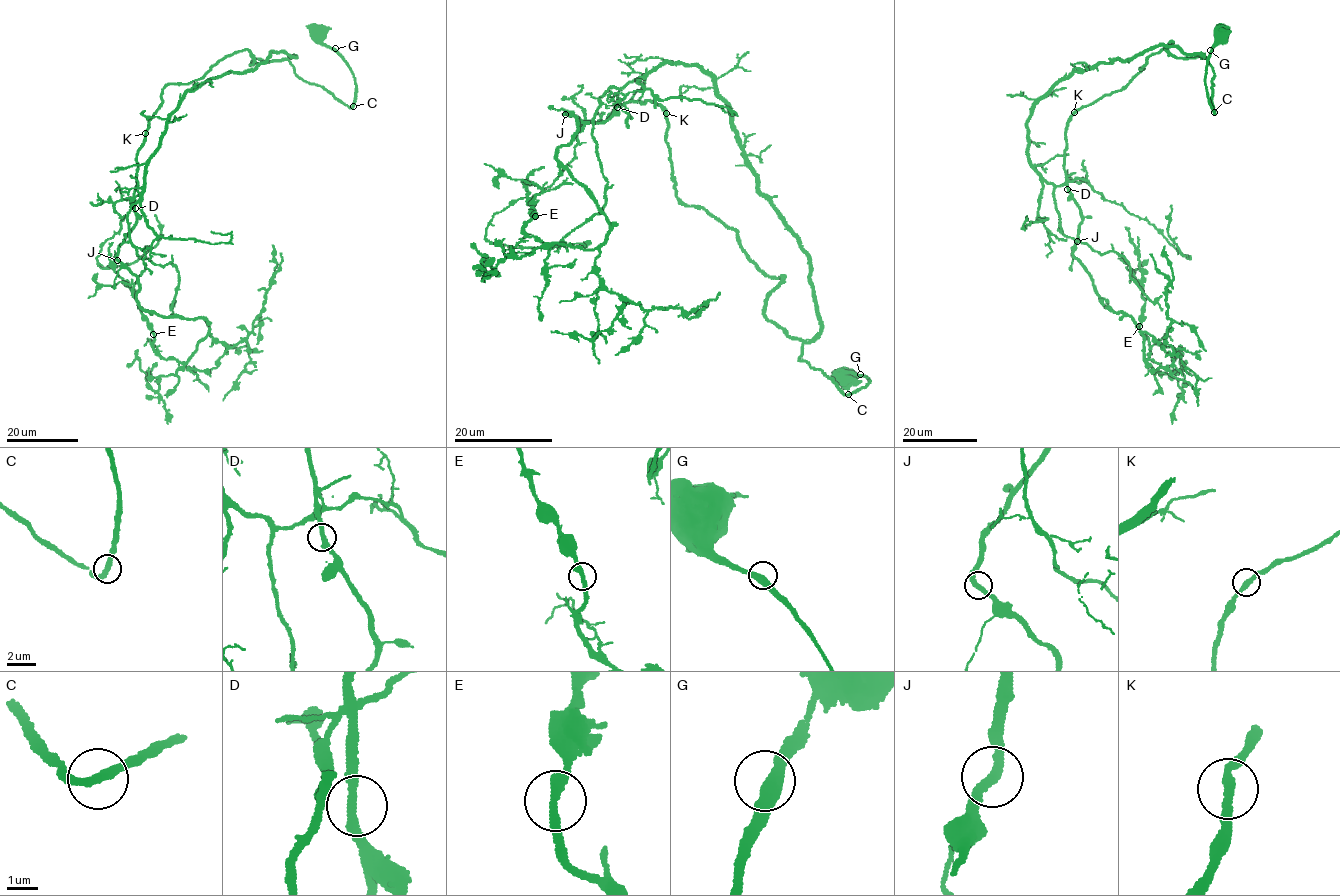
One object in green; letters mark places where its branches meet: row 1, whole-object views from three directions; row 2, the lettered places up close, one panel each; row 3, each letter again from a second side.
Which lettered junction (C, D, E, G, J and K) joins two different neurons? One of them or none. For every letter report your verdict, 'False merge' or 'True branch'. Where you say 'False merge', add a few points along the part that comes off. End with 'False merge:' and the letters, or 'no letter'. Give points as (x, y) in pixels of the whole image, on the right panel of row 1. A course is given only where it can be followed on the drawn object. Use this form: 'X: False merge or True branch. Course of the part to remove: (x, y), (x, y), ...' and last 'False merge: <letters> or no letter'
C: True branch
D: True branch
E: True branch
G: True branch
J: True branch
K: True branch
False merge: no letter

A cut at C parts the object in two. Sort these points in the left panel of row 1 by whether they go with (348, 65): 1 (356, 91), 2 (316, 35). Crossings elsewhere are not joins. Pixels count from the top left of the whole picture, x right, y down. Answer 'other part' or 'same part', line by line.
1: same part
2: same part

